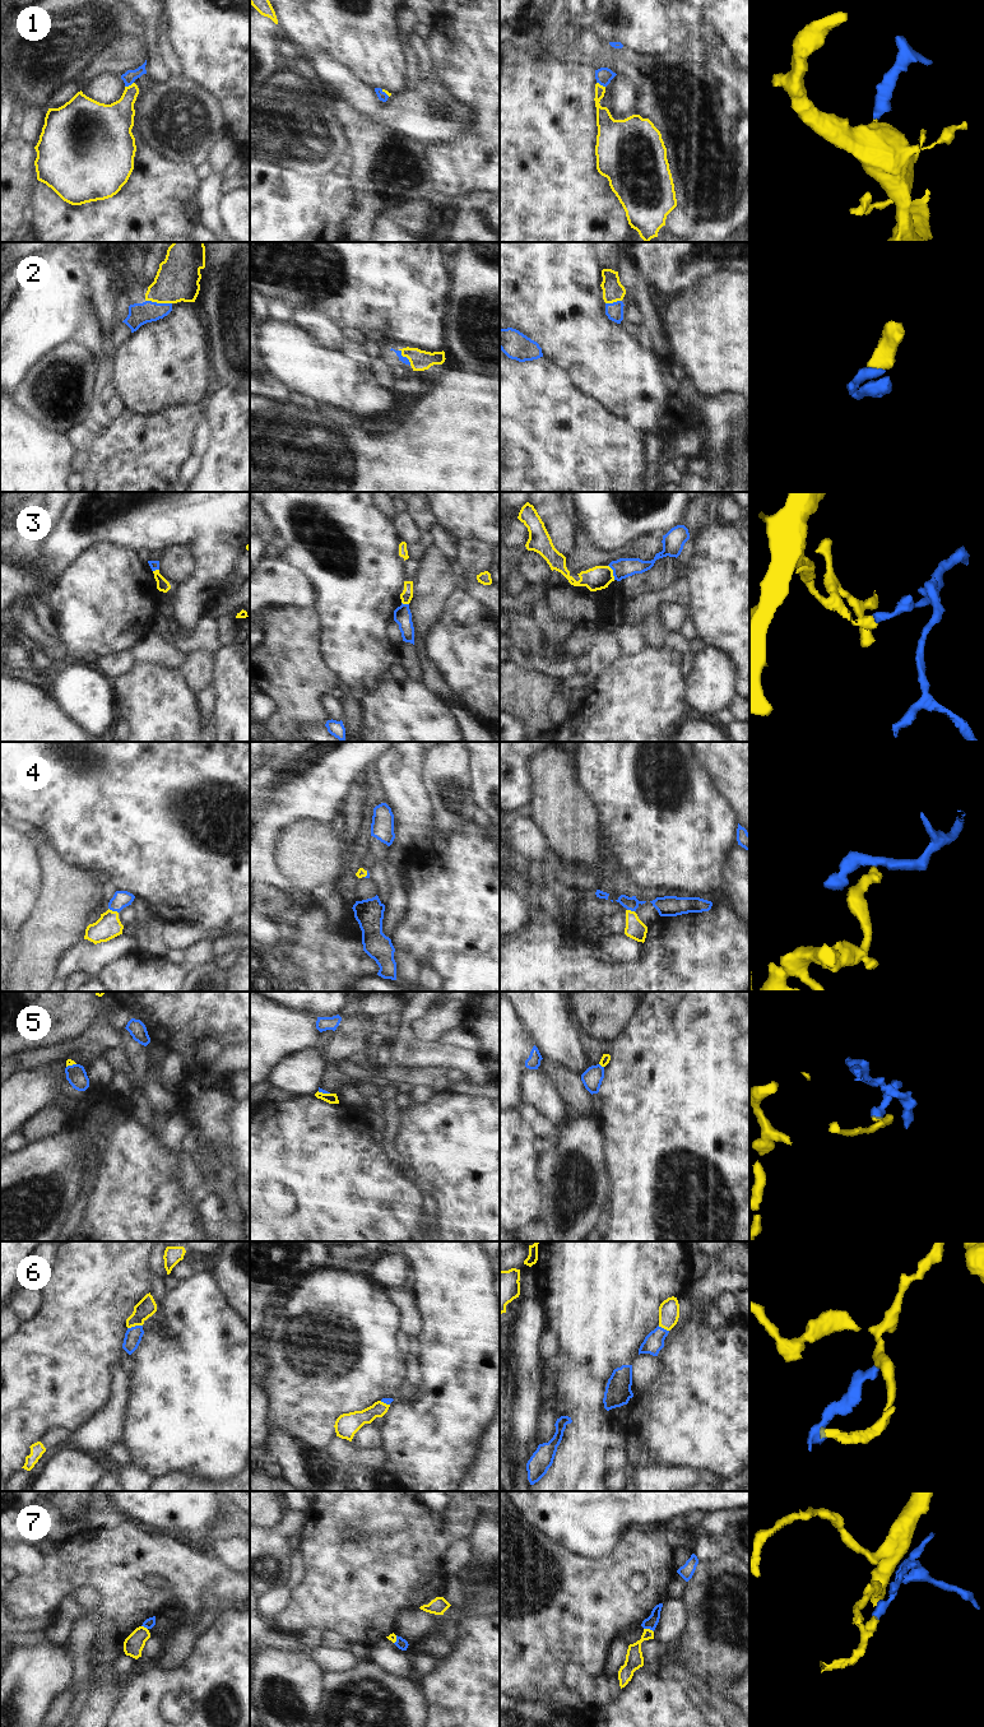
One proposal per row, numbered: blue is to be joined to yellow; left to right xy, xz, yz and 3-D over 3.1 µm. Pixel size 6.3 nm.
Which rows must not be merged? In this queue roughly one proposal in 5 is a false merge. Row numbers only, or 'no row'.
3, 5, 7

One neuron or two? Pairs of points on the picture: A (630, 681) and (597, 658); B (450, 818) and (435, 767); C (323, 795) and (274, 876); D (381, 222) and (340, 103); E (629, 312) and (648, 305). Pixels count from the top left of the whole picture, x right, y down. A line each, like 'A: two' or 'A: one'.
A: two
B: one
C: one
D: two
E: two

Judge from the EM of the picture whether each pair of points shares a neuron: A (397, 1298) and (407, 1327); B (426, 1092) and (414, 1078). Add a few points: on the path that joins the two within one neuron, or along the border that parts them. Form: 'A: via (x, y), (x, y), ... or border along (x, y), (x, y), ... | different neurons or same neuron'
A: via (404, 1305), (407, 1308), (407, 1319) | same neuron
B: border along (413, 1085), (430, 1085), (435, 1090) | different neurons

